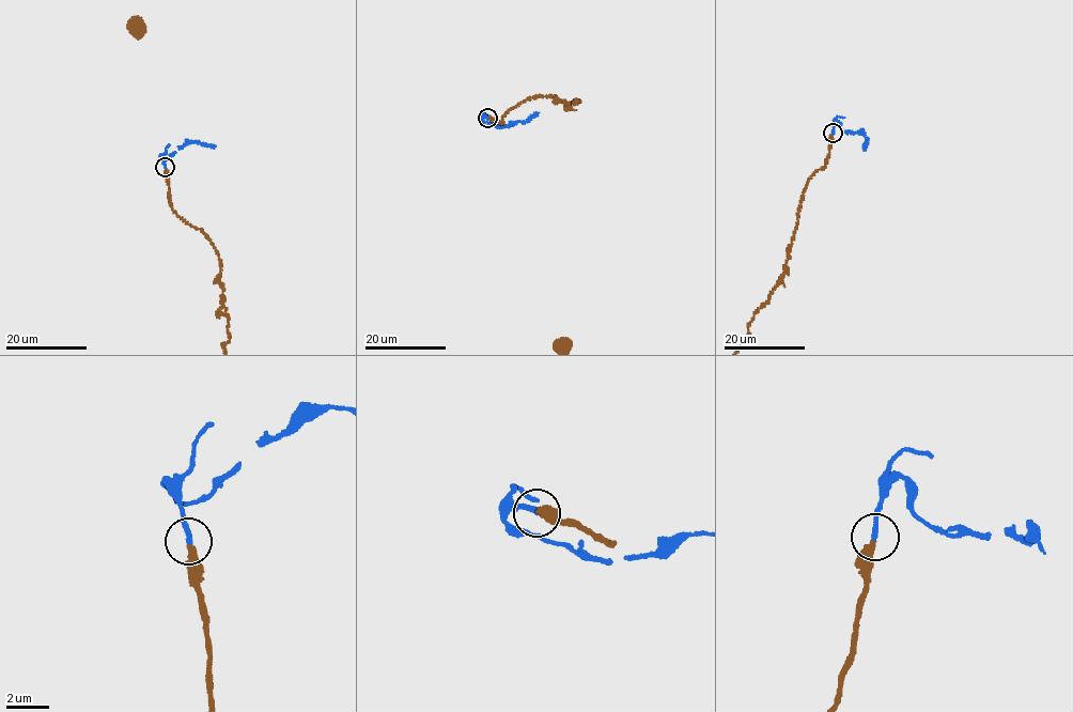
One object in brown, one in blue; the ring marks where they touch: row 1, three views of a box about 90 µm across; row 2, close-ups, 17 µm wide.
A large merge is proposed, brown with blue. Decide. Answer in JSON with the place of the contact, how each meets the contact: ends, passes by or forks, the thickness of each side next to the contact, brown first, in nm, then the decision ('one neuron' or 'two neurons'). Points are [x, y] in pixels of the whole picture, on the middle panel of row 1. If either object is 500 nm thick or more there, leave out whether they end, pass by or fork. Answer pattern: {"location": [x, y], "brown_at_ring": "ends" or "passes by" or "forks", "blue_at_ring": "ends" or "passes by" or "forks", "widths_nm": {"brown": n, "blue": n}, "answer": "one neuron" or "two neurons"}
{"location": [487, 118], "brown_at_ring": "ends", "blue_at_ring": "ends", "widths_nm": {"brown": 360, "blue": 240}, "answer": "one neuron"}

